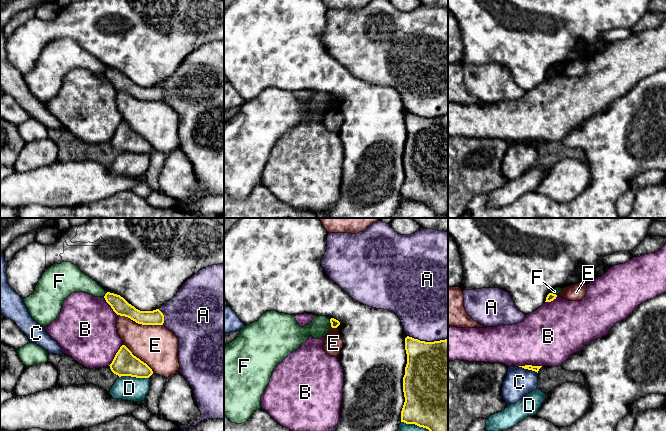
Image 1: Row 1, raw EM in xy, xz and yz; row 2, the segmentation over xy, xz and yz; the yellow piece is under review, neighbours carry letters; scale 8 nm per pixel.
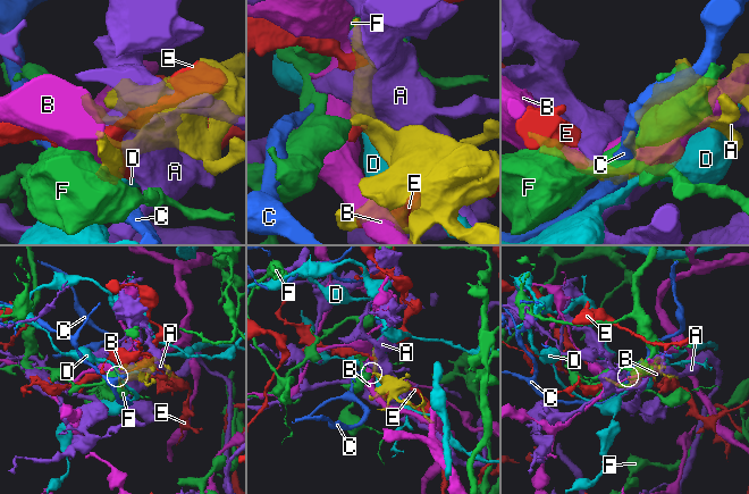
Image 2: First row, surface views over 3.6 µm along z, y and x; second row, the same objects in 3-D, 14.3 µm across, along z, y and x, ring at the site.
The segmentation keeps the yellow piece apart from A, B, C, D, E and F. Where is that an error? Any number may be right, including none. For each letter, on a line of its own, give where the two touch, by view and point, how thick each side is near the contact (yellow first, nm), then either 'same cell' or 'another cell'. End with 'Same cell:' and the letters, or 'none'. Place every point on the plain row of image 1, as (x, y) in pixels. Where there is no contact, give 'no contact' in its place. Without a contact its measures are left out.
A: meets yellow in xz at (427, 118); 480 nm thick on the yellow side, 480 nm on the other; another cell
B: meets yellow in yz at (529, 141); 50 nm thick on the yellow side, 440 nm on the other; another cell
C: meets yellow in yz at (528, 145); 50 nm thick on the yellow side, 240 nm on the other; another cell
D: meets yellow in xy at (134, 152); 190 nm thick on the yellow side, 190 nm on the other; another cell
E: meets yellow in xy at (140, 99); 140 nm thick on the yellow side, 320 nm on the other; another cell
F: meets yellow in xz at (330, 98); 70 nm thick on the yellow side, 160 nm on the other; another cell
Same cell: none

